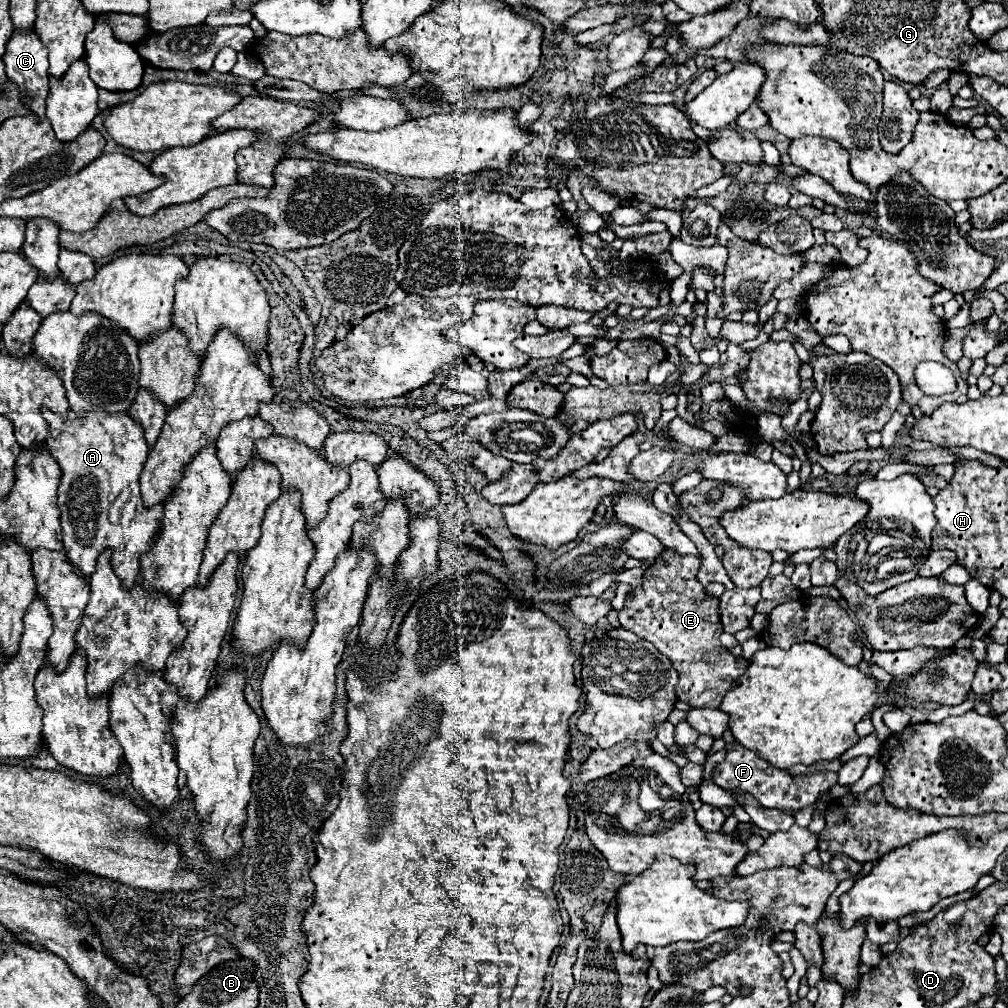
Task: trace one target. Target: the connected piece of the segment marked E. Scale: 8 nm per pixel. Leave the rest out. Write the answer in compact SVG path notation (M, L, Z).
M667 549L663 553L663 557L659 557L657 561L663 561L663 563L671 561L671 601L667 601L667 597L663 597L663 595L655 595L655 589L659 589L659 587L653 587L651 569L647 569L645 577L643 577L643 585L637 589L631 589L631 593L635 597L633 603L627 603L623 613L619 611L619 623L627 631L633 631L637 637L653 643L663 655L667 655L671 659L671 663L675 665L675 669L679 673L679 683L677 683L679 701L685 701L691 707L715 707L717 709L721 705L727 689L731 689L735 679L745 673L749 663L747 663L747 659L739 659L739 657L731 655L719 641L719 635L723 633L719 597L709 597L705 593L705 589L693 579L693 573L697 573L701 561L697 557L681 557L673 549Z

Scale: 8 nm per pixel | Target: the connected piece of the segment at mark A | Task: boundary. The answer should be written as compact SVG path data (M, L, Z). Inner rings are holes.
M43 409L43 419L49 423L45 443L61 469L57 505L61 509L63 545L69 561L75 563L83 575L91 575L99 553L111 547L113 571L119 573L123 585L133 585L141 573L139 557L151 549L163 521L163 503L147 507L139 489L139 473L149 453L149 445L143 441L143 427L139 421L131 421L129 411L91 411L71 419ZM123 489L131 489L131 497L123 507L123 521L113 525L109 521L109 507Z

